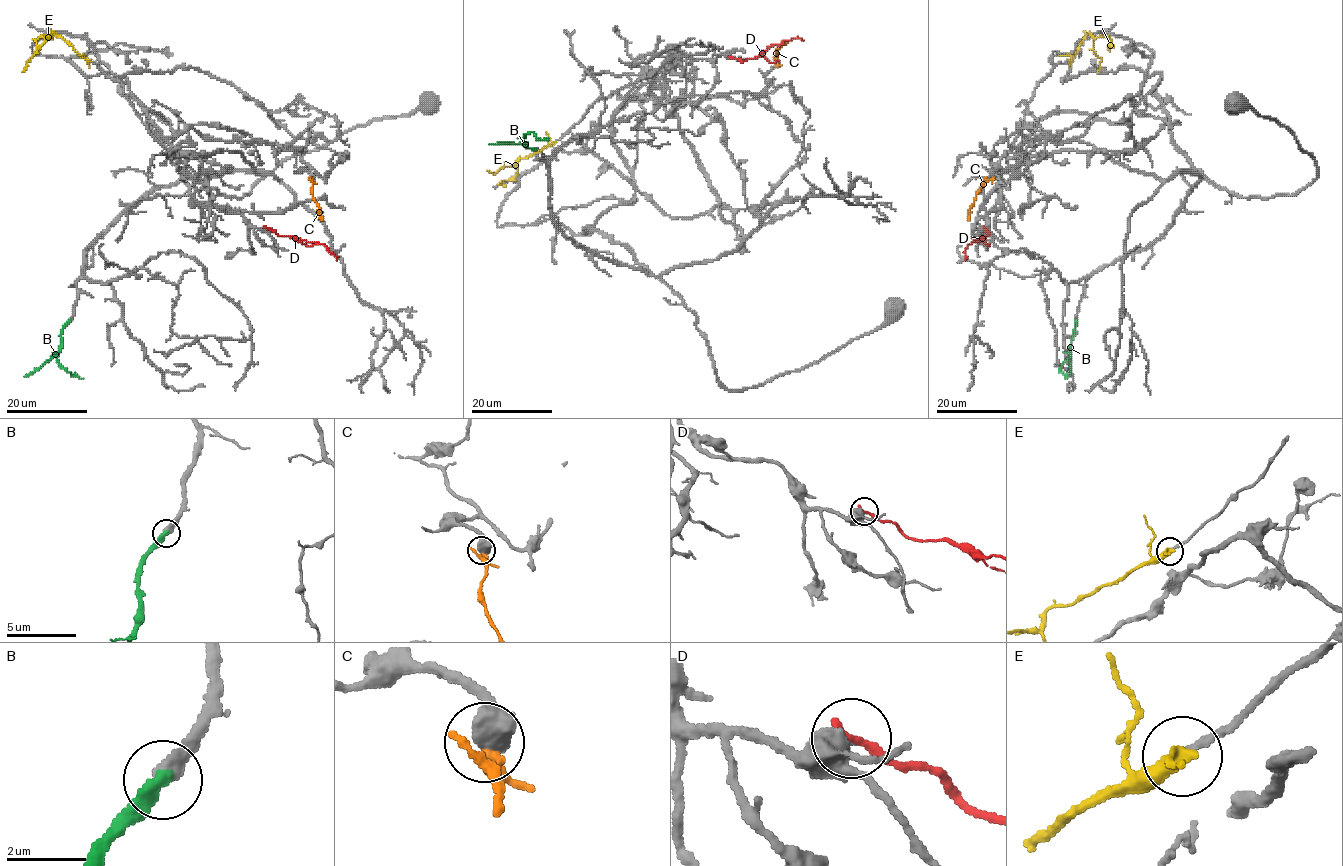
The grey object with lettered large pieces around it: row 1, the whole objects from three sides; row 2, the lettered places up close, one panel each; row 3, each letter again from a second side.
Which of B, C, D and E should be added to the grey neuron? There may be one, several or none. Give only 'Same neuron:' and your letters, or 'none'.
Same neuron: B

